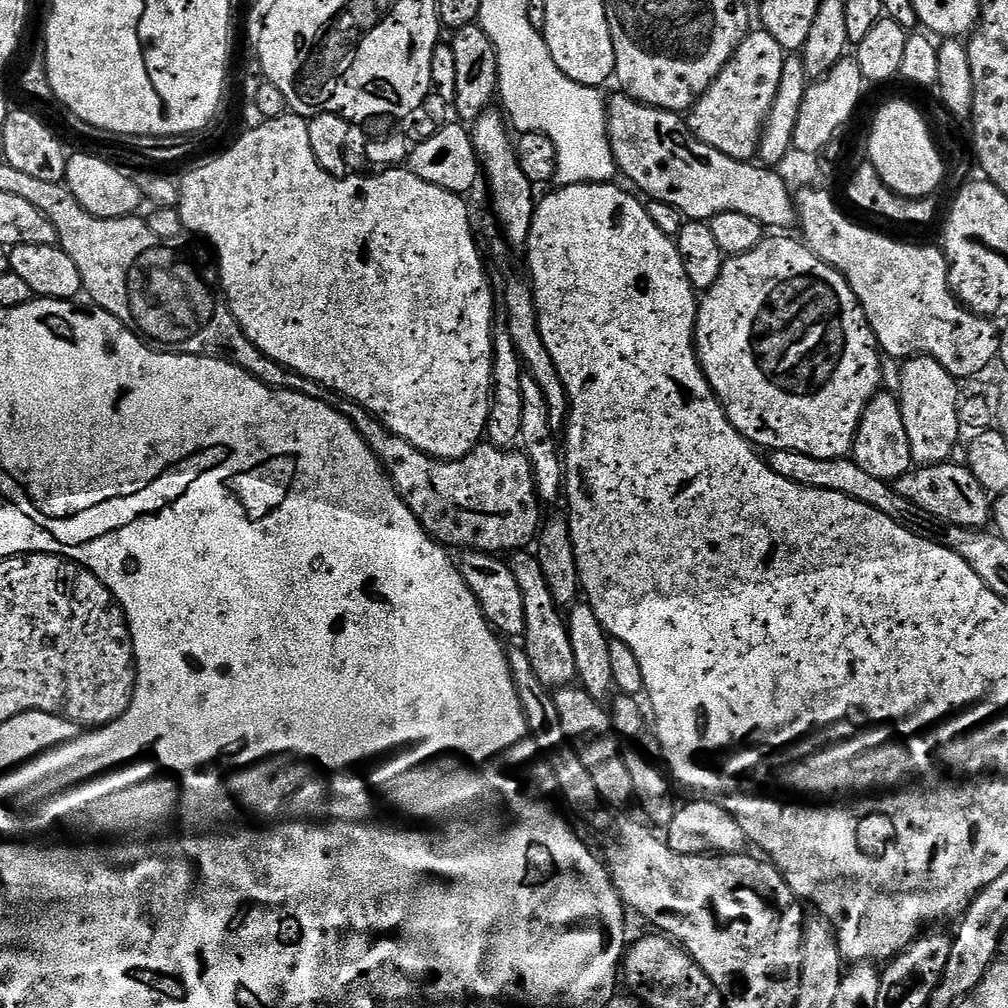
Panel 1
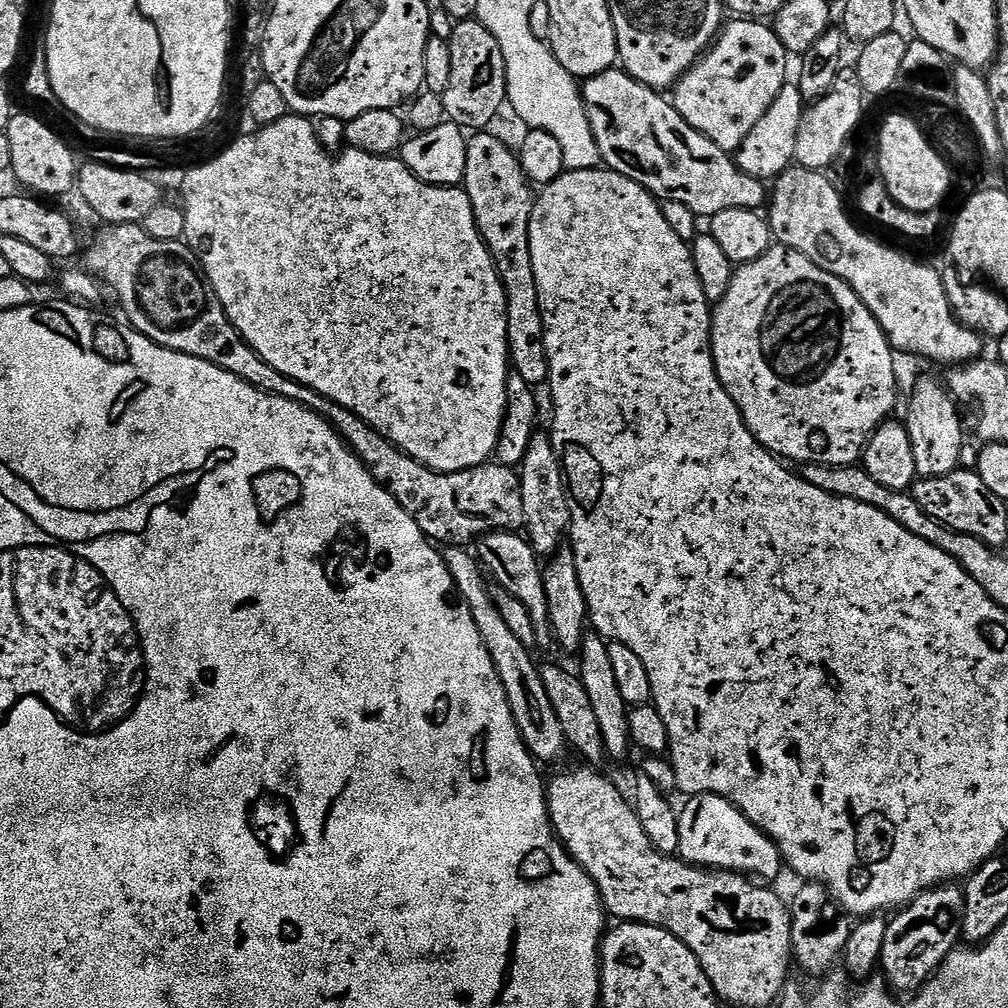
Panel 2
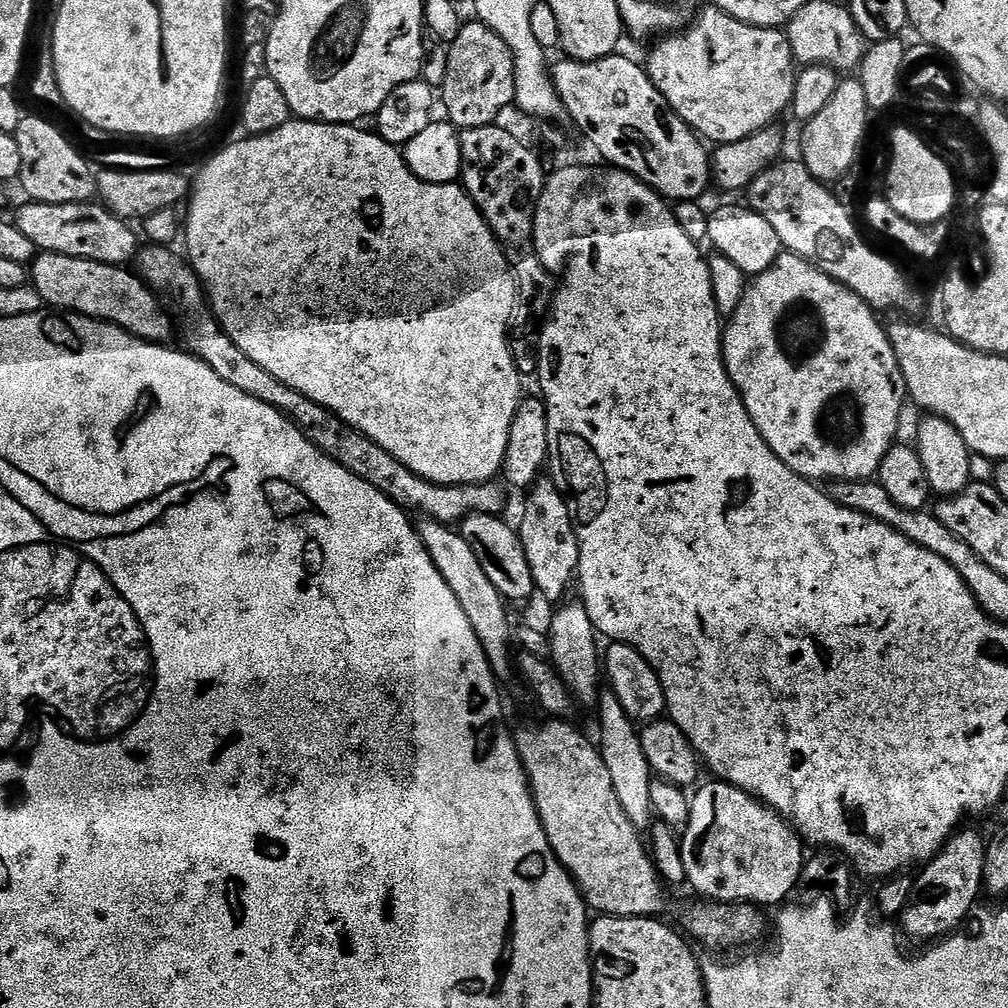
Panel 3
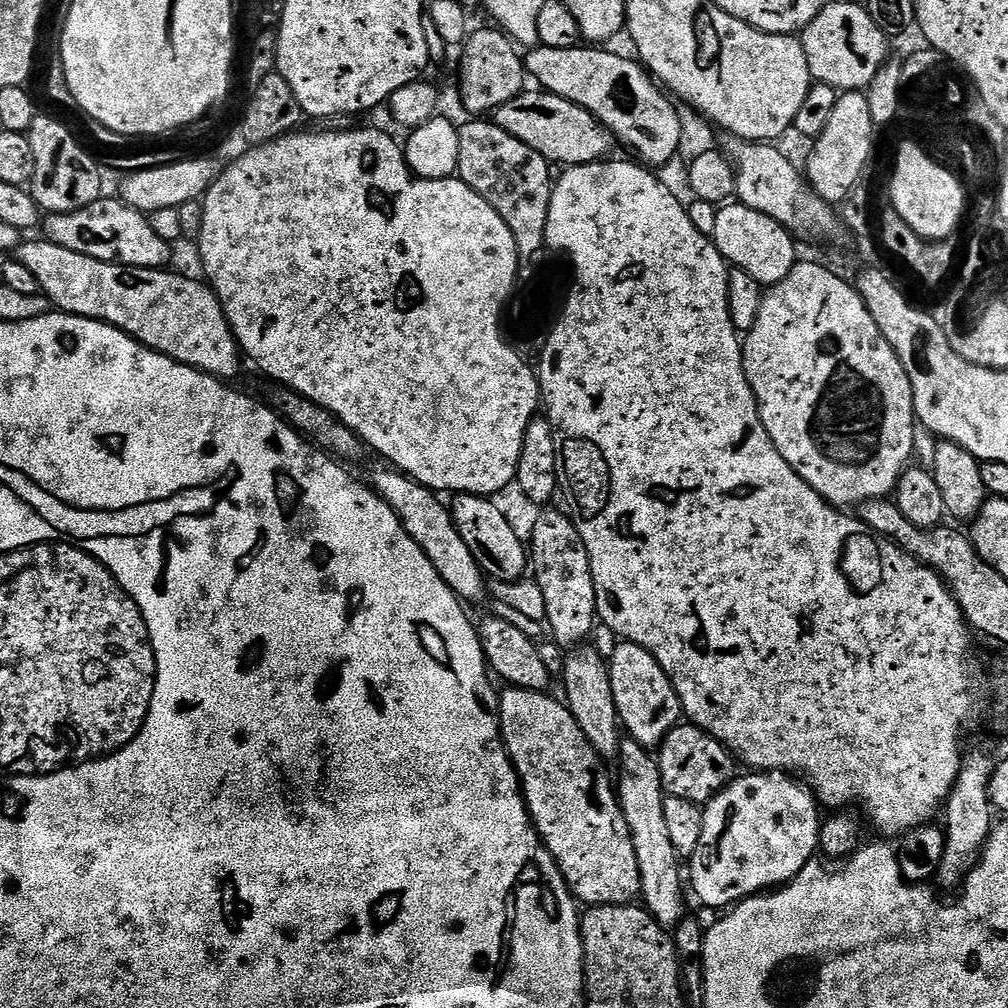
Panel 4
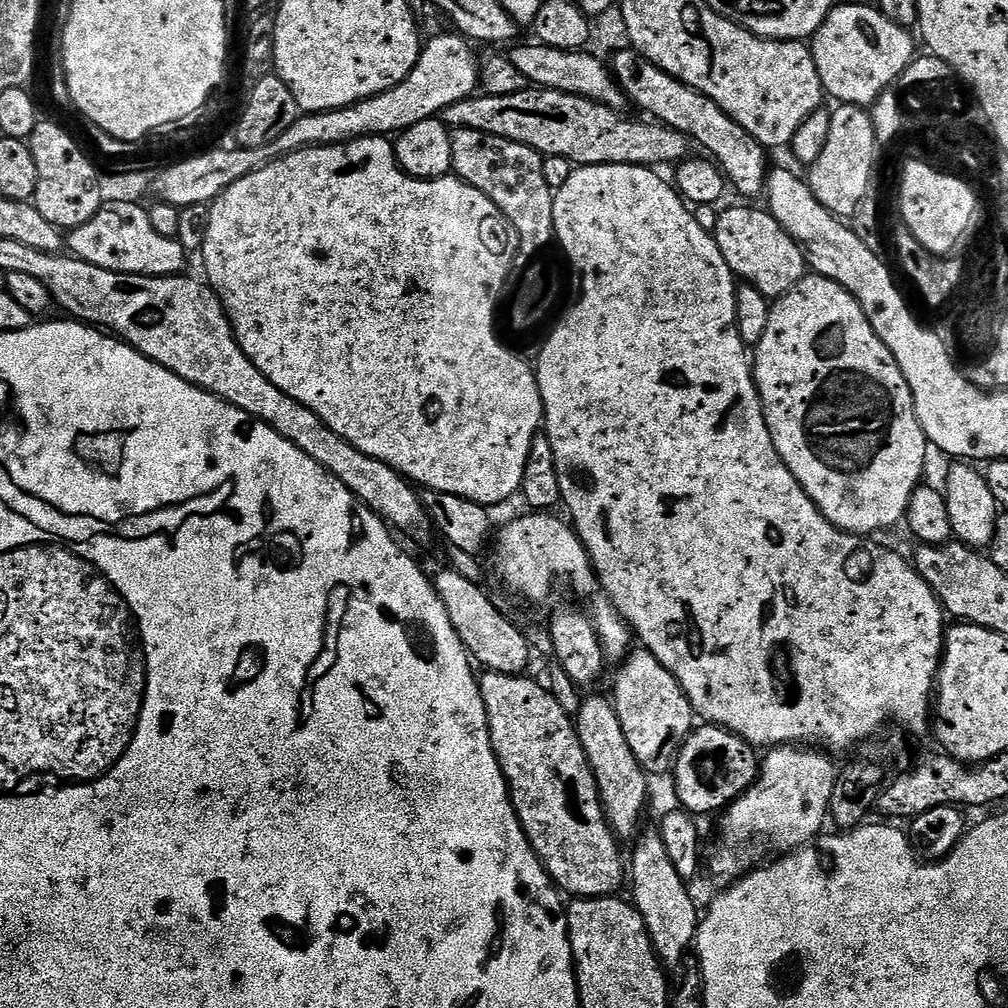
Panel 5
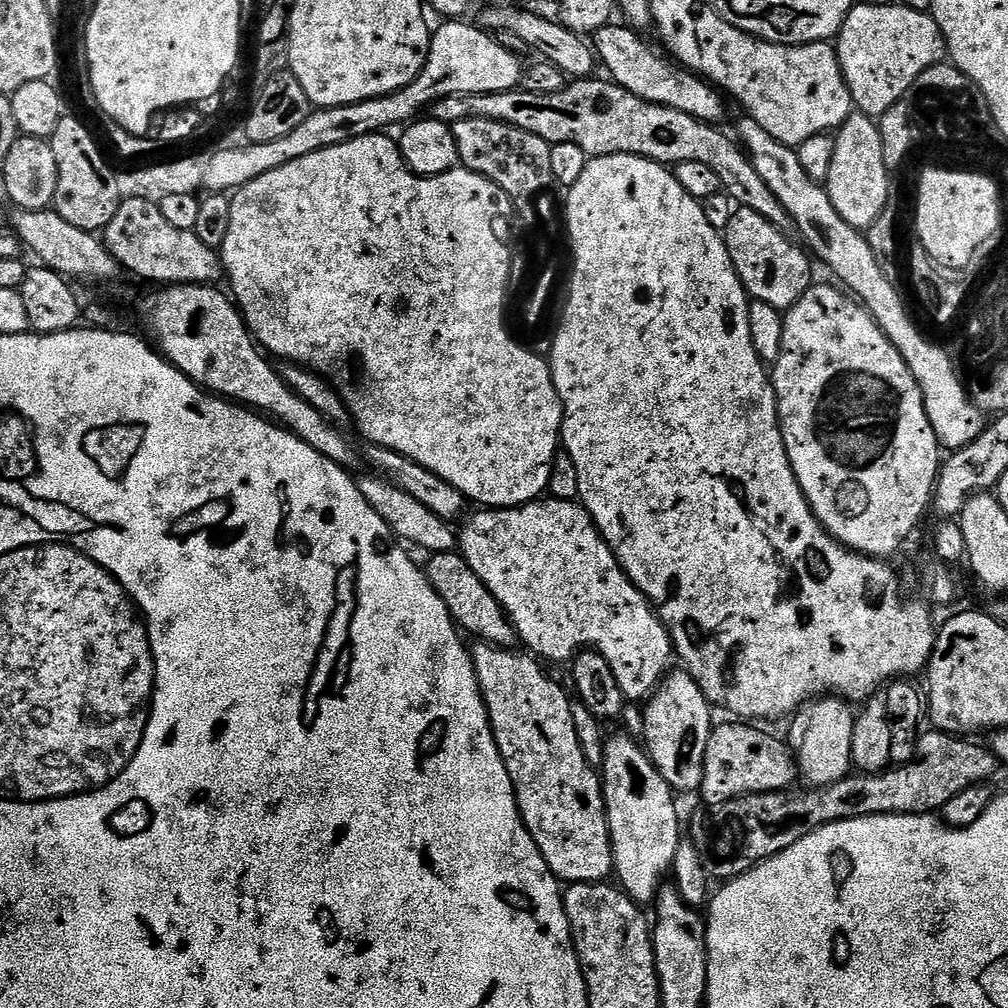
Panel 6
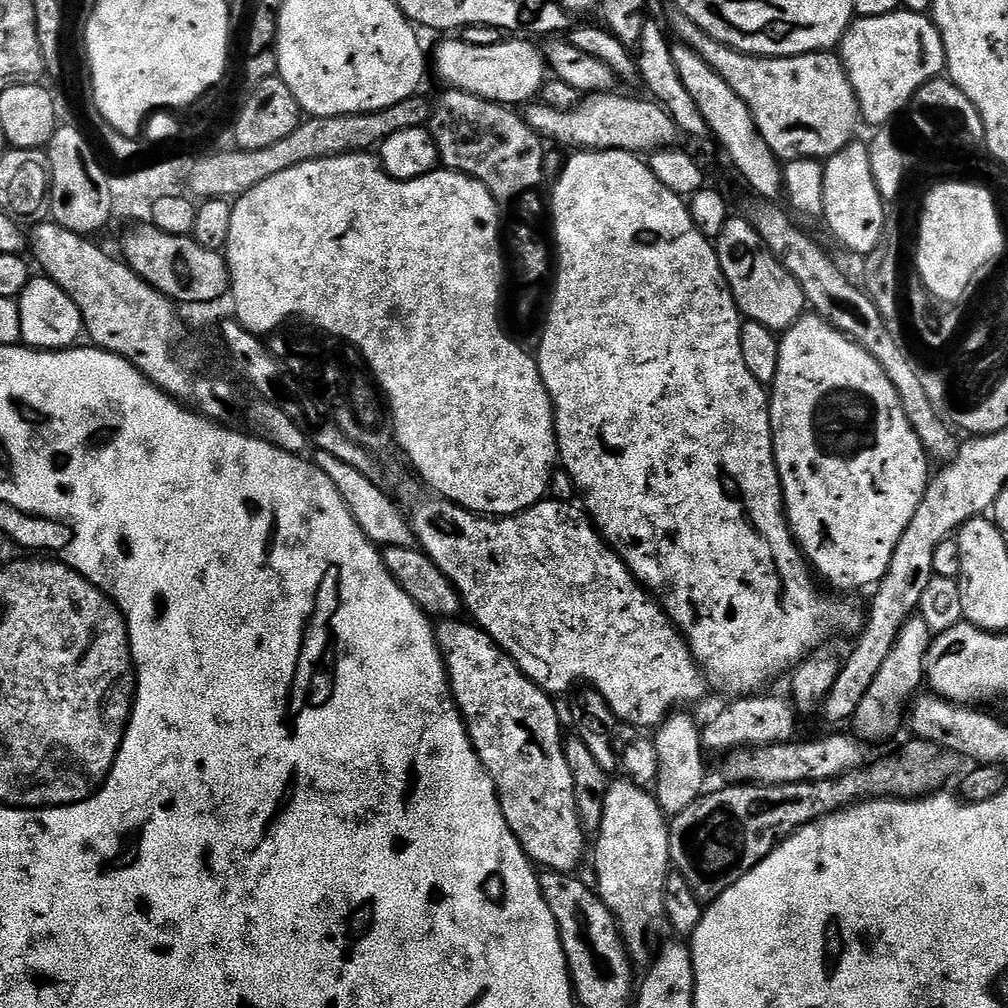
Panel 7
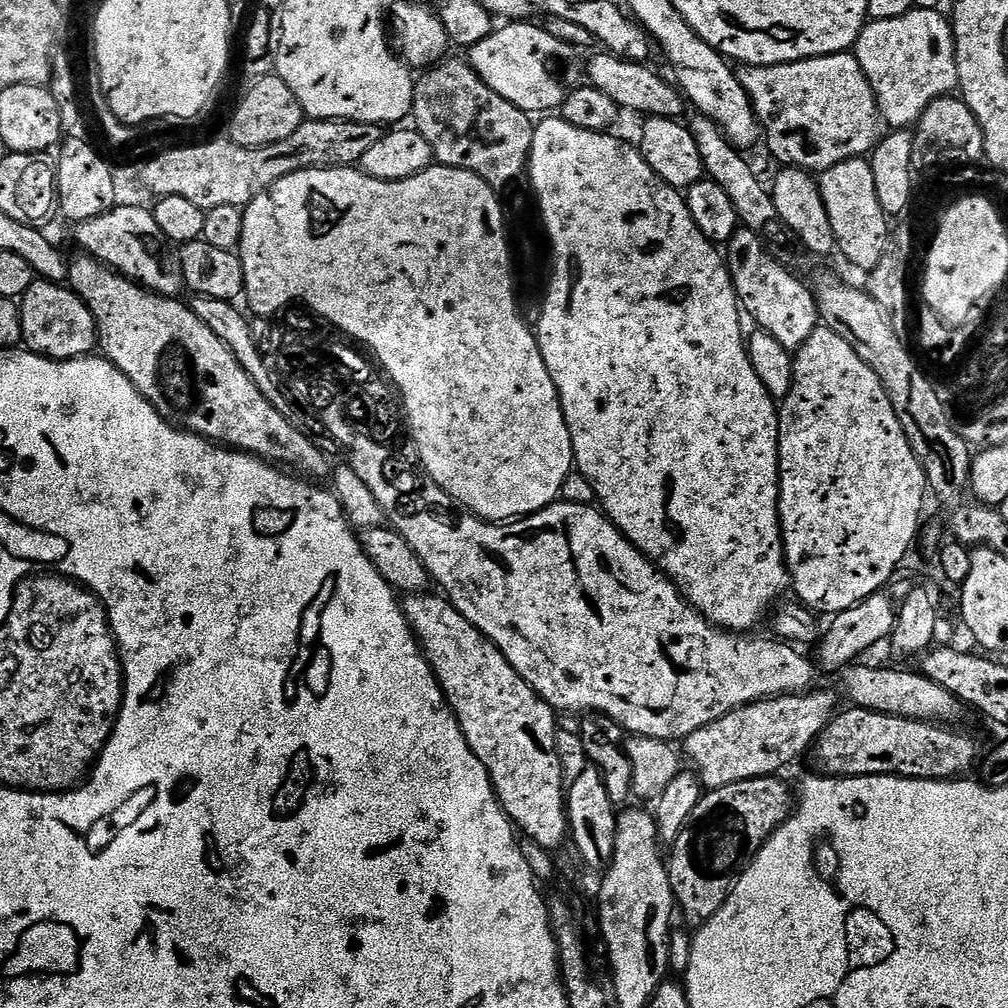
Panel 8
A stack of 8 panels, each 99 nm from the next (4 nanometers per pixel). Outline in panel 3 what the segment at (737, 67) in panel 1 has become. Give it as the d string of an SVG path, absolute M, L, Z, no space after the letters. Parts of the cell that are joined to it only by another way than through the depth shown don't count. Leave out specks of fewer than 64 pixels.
M708 6L686 30L665 35L657 44L660 45L649 54L646 63L653 86L664 95L669 106L689 124L693 132L709 145L742 142L742 138L750 138L750 134L775 125L776 119L789 111L796 89L798 61L792 53L787 35L780 28L759 28L736 20L720 8Z

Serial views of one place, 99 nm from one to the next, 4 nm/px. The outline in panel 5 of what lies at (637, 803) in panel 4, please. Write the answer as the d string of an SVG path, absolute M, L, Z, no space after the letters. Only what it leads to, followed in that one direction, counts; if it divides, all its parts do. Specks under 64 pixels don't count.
M641 831L636 842L632 860L630 856L631 903L639 910L640 917L644 919L644 924L648 927L648 934L656 948L656 955L665 965L679 965L693 947L701 917L698 912L696 916L696 904L688 893L689 885L675 869L659 831Z

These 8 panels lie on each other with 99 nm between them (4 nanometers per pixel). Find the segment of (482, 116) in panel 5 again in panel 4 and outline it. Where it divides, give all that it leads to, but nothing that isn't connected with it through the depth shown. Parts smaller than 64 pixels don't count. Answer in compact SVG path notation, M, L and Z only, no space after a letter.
M525 90L496 109L494 122L506 134L518 138L518 142L526 142L530 150L538 150L553 165L595 164L611 153L608 151L614 148L612 135L582 106L547 90L535 91Z

